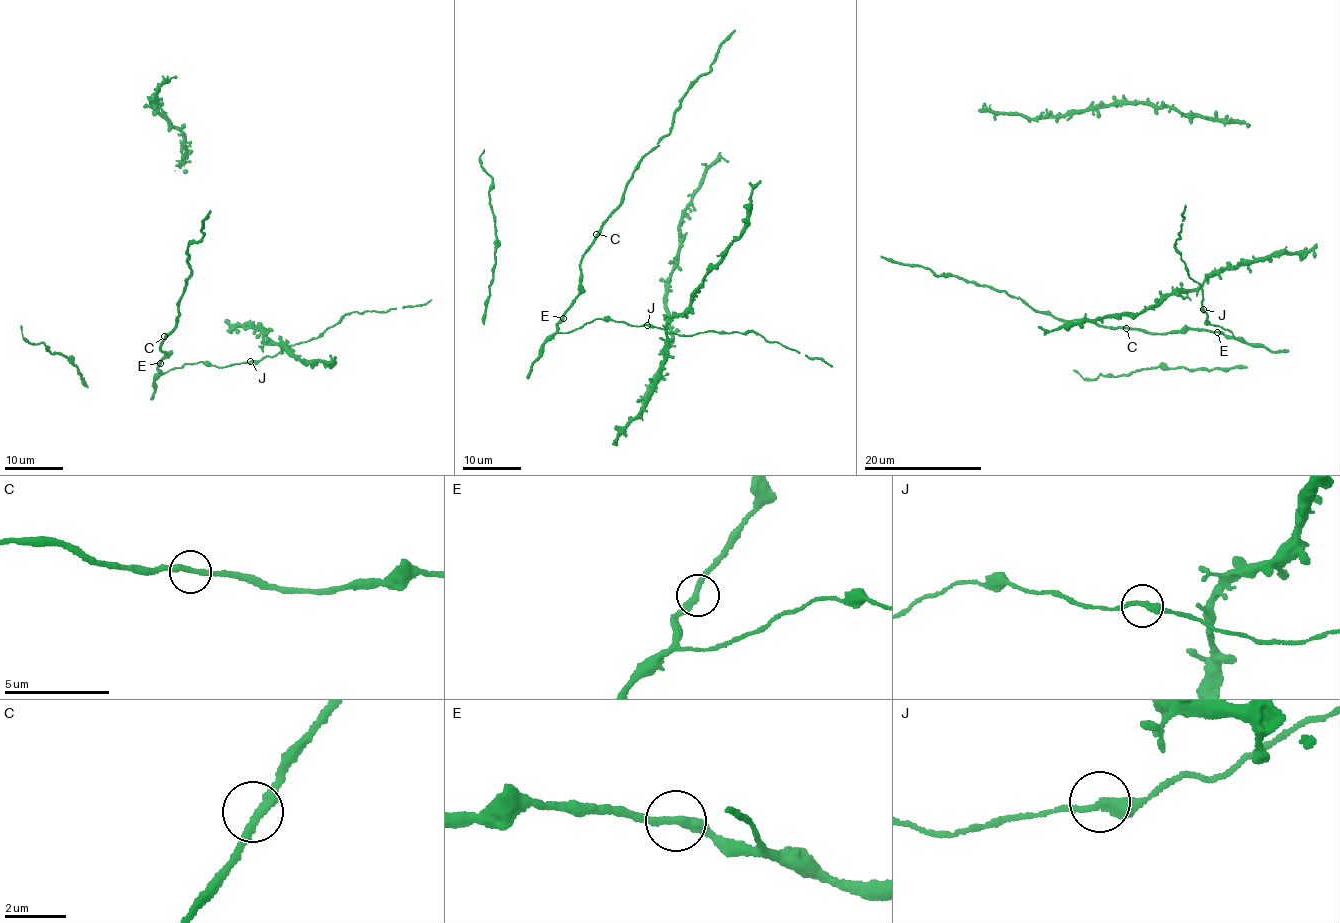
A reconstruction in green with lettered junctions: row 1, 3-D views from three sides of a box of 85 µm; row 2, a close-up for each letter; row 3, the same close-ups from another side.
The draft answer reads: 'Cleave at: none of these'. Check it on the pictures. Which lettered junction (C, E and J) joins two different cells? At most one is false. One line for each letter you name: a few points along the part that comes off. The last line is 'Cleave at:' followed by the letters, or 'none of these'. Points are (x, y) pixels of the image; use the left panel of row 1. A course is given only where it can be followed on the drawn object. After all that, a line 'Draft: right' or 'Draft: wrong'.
Cleave at: none of these
Draft: right

